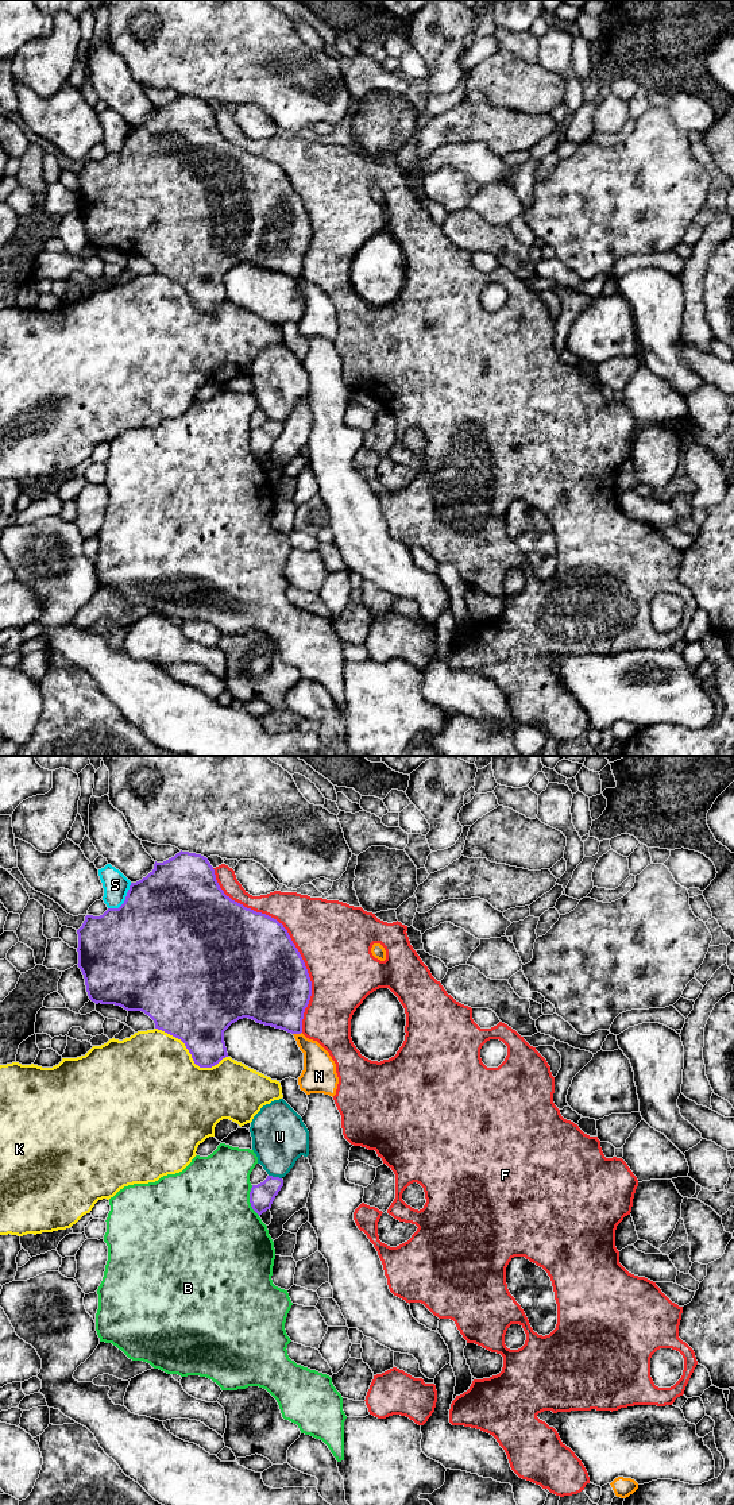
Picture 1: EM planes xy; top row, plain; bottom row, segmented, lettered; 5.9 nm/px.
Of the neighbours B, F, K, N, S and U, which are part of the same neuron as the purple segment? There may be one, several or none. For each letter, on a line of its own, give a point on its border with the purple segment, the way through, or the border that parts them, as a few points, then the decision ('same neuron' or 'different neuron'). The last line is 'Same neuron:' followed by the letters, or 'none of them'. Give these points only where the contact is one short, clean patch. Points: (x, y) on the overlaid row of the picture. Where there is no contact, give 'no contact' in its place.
B: meets purple in xy at (250, 1200); different neuron
F: meets purple in xy at (289, 937); different neuron
K: meets purple in xy at (192, 1056); different neuron
N: meets purple in xy at (297, 1033); different neuron
S: meets purple in xy at (124, 900); different neuron
U: meets purple in xy at (275, 1177); different neuron
Same neuron: none of them

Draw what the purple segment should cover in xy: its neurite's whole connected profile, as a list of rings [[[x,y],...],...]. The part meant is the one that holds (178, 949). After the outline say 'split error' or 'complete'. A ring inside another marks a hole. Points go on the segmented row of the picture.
[[[181,850],[163,863],[155,861],[154,869],[146,877],[131,883],[125,900],[119,908],[108,908],[100,916],[86,915],[77,934],[77,965],[84,975],[89,999],[96,1004],[115,1004],[127,1011],[144,1012],[154,1020],[155,1029],[181,1039],[192,1054],[194,1064],[200,1068],[212,1068],[228,1057],[224,1031],[239,1019],[248,1018],[256,1023],[281,1029],[291,1034],[302,1033],[304,1012],[312,996],[312,981],[298,949],[293,943],[287,930],[277,919],[247,908],[227,896],[216,880],[213,867],[201,854]]]; complete

